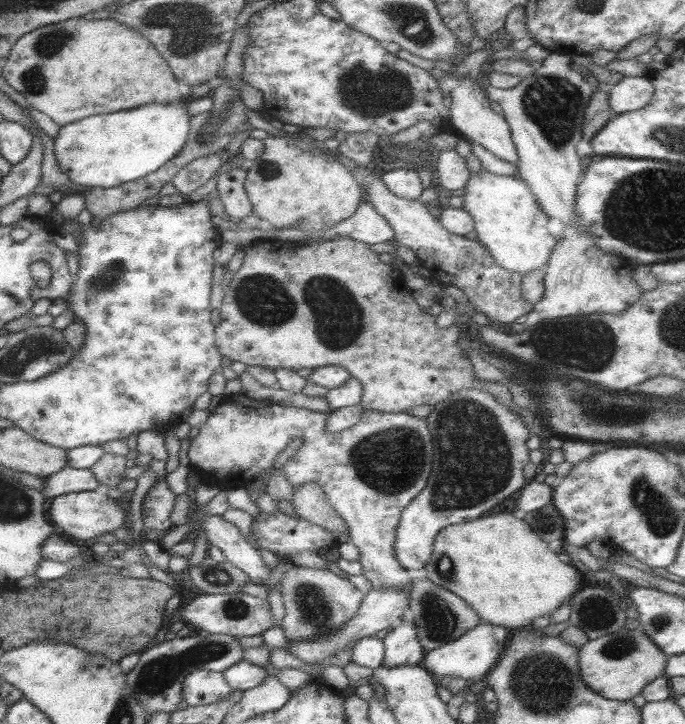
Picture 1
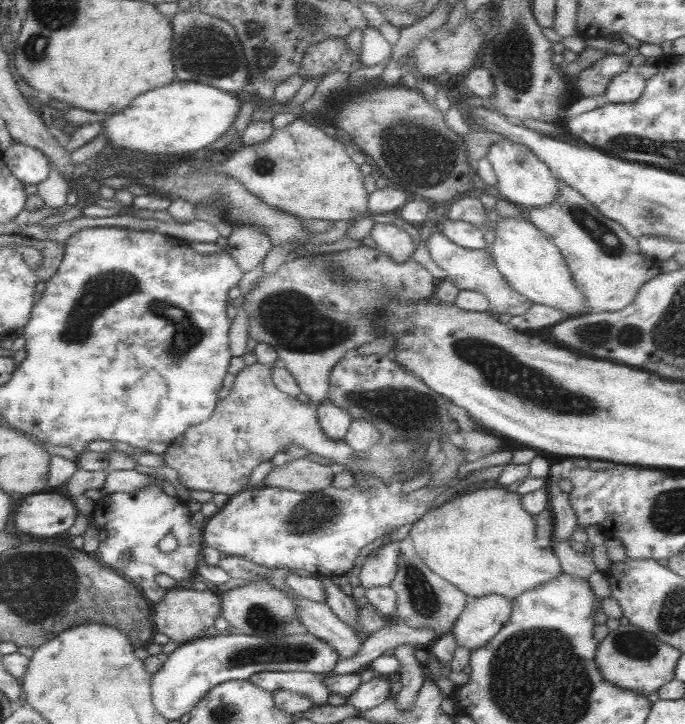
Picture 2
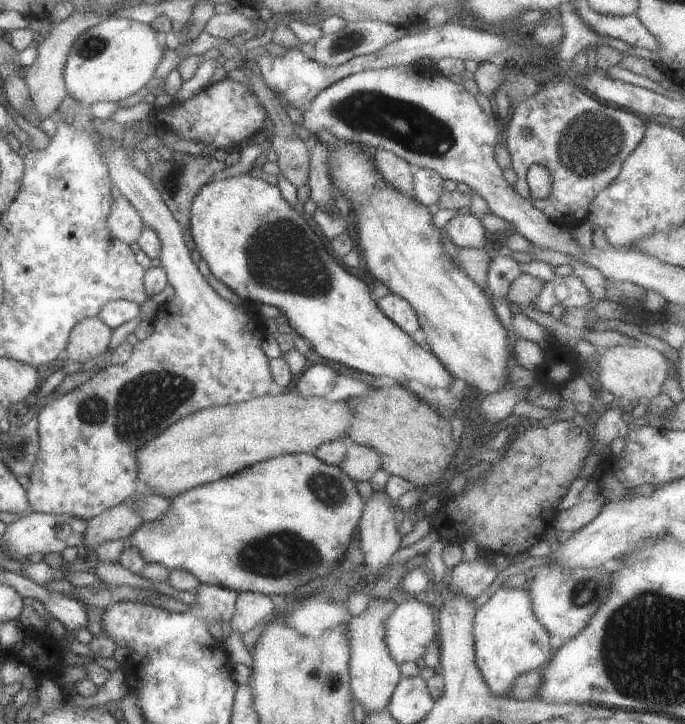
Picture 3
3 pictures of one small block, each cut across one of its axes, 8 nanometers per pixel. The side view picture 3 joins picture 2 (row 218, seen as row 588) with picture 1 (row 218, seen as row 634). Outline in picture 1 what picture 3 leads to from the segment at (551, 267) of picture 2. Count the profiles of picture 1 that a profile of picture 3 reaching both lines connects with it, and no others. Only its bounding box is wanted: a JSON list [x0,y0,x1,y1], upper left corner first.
[462,167,557,276]

